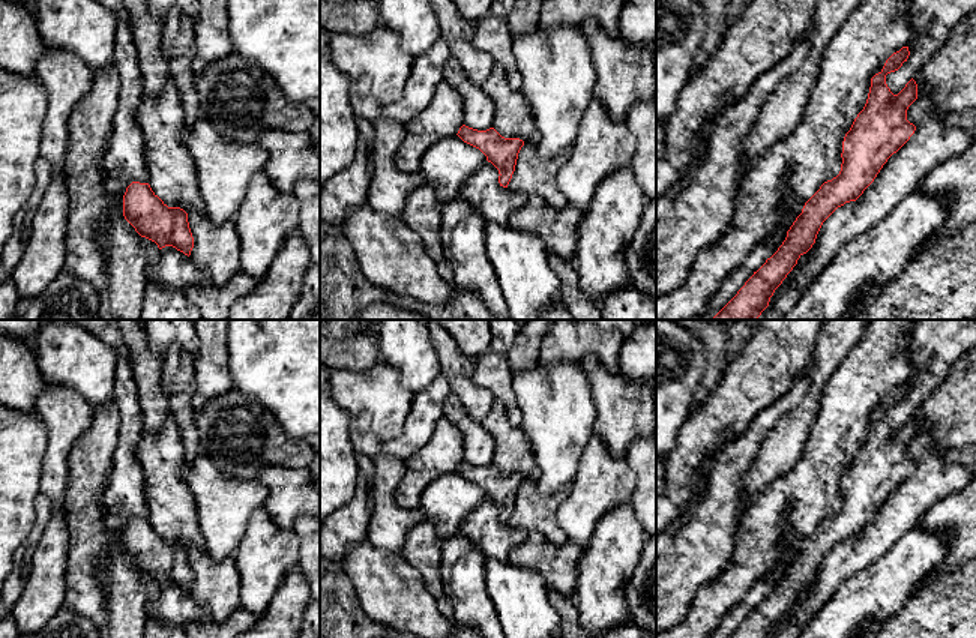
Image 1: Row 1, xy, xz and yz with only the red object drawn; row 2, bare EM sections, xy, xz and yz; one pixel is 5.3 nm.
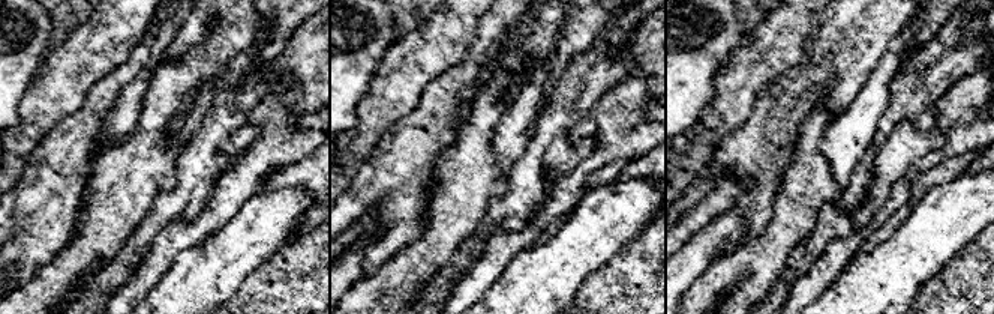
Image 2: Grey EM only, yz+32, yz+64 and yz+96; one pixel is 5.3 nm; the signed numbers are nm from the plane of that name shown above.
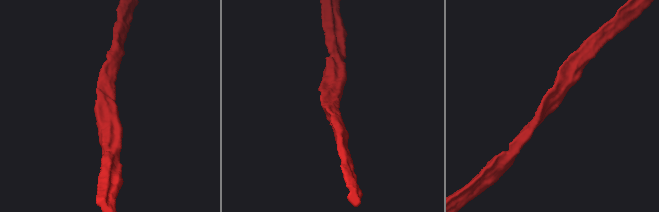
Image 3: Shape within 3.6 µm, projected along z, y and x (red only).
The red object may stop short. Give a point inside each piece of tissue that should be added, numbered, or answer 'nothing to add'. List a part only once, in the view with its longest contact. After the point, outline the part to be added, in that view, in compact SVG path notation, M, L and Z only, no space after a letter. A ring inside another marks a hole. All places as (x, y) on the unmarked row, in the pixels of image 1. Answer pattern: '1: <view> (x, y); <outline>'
nothing to add

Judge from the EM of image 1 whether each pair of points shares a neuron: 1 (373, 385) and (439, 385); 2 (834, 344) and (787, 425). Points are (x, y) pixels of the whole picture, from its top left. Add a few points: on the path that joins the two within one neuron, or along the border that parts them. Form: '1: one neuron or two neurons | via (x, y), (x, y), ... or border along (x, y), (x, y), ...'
1: two neurons | border along (415, 394), (403, 427)
2: one neuron | via (822, 365), (817, 371), (814, 397), (808, 406)

